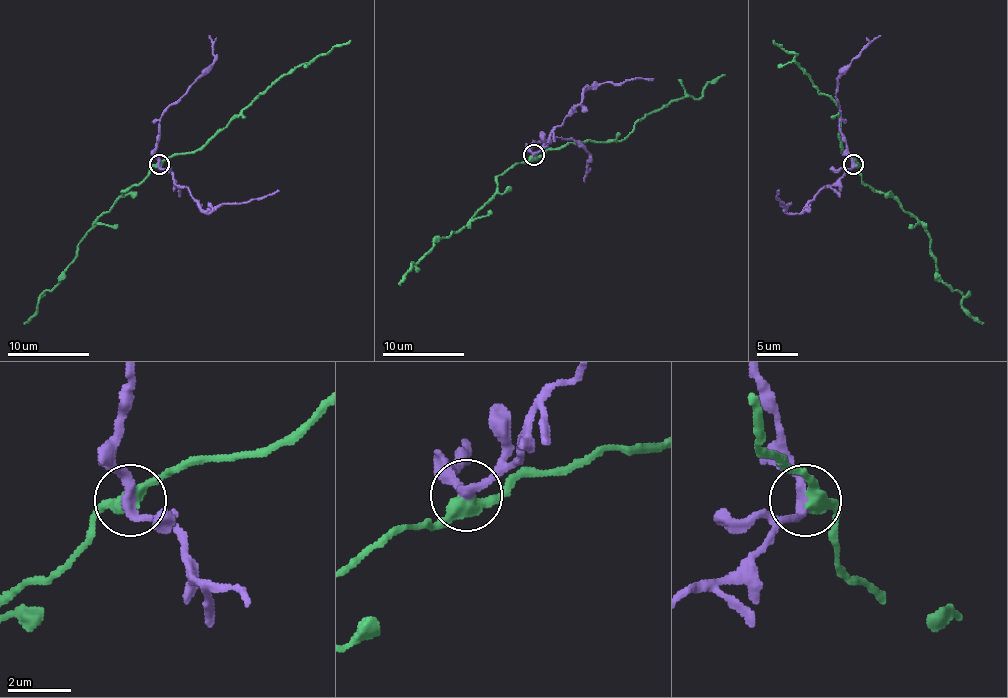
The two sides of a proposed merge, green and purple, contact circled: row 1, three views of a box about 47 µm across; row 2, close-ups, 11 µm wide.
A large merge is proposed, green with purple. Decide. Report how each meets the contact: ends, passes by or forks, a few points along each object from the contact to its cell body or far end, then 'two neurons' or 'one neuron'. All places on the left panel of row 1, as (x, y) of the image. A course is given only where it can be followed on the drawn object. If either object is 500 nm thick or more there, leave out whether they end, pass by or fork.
green passes by | purple passes by | green via (160, 165), (127, 189), (90, 228), (64, 277), (41, 295), (23, 324) | purple via (160, 165), (178, 185), (188, 189), (206, 214), (225, 203), (247, 203), (280, 191) | two neurons

